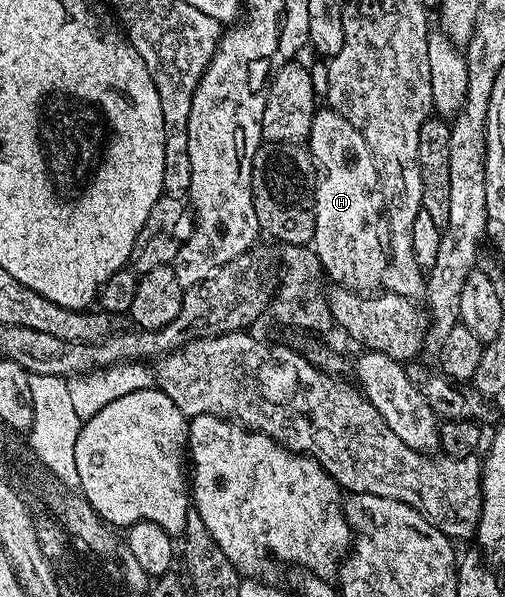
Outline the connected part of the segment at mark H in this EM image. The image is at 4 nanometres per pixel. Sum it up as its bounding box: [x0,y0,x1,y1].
[306,108,389,292]

